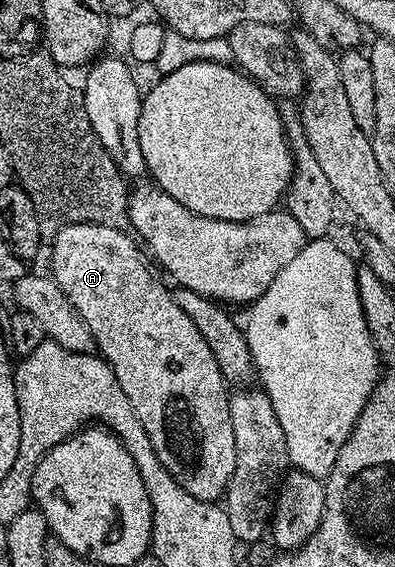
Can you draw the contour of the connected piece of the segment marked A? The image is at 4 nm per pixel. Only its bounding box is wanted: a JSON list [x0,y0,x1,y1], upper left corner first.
[49,223,237,503]

